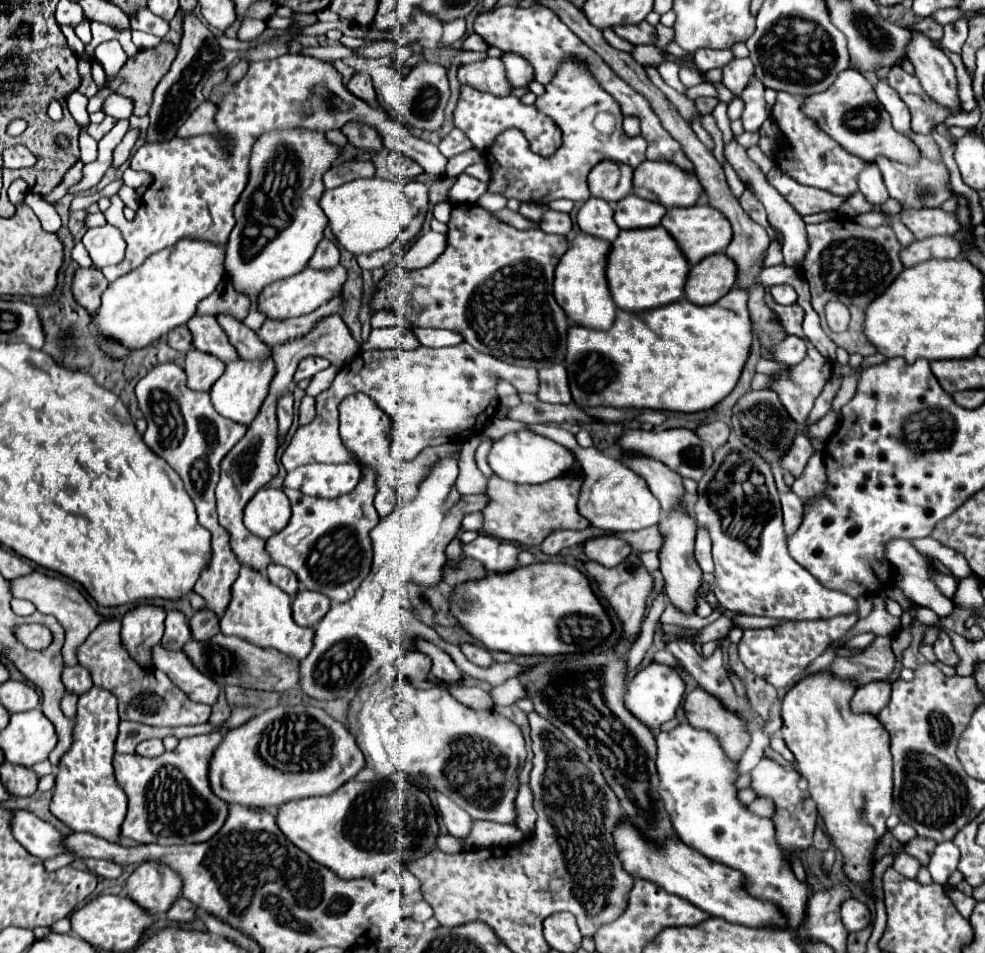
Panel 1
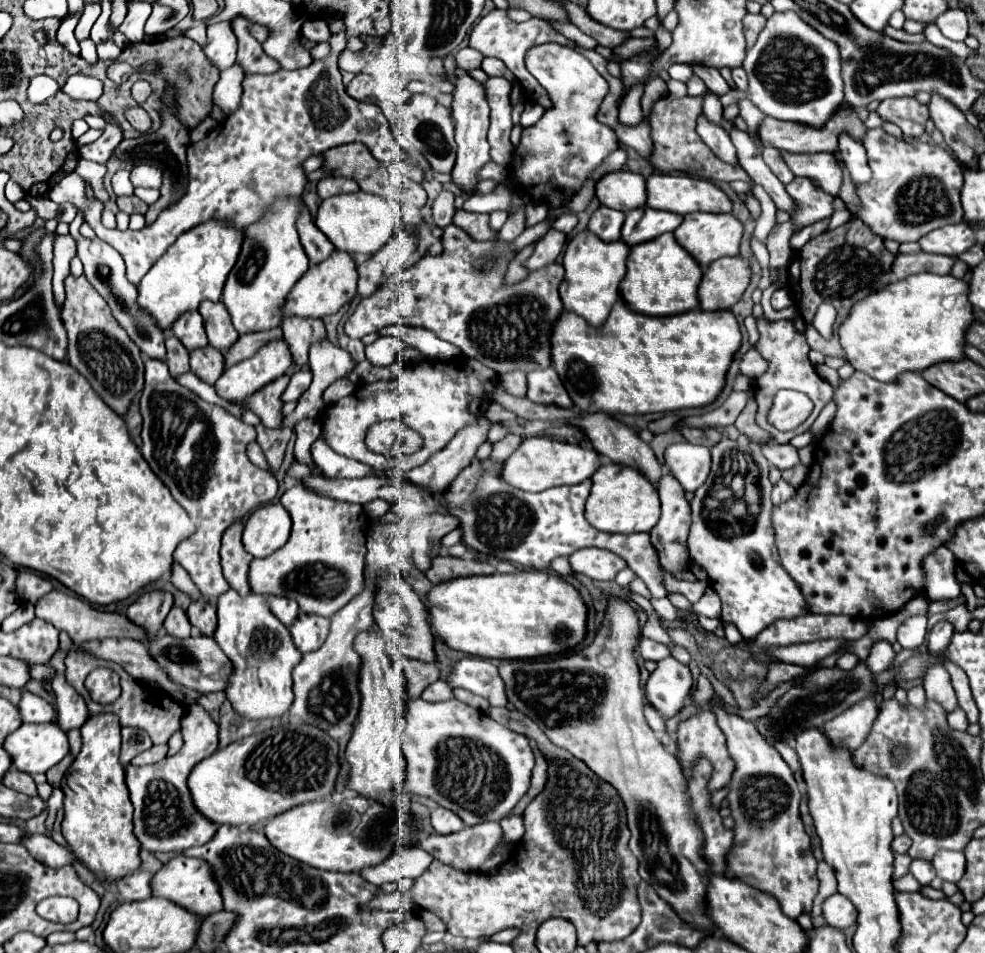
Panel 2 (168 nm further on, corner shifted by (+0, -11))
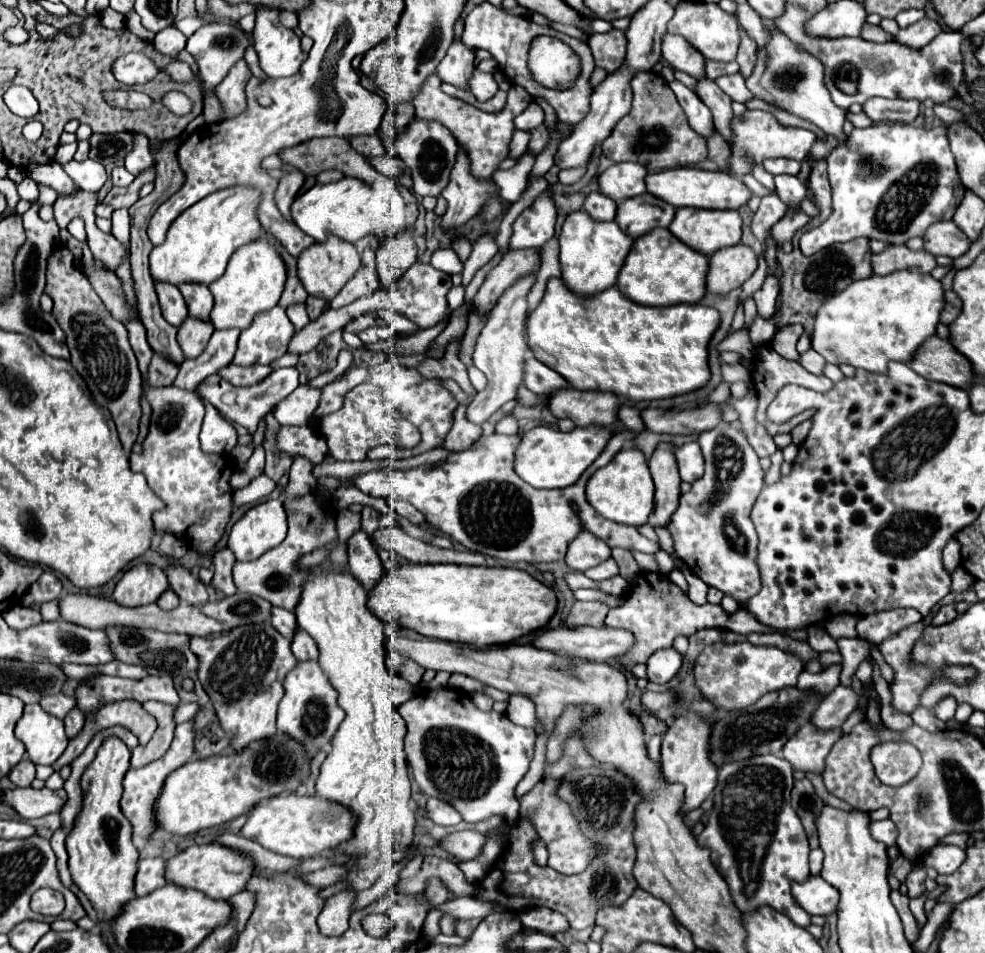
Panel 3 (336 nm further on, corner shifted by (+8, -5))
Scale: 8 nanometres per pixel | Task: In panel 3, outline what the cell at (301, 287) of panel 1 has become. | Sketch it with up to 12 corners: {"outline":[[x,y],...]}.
{"outline":[[336,236],[298,256],[310,296],[332,300],[358,268],[354,244]]}

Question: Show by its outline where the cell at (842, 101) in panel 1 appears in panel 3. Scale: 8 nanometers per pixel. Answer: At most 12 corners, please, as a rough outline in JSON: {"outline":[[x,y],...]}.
{"outline":[[764,110],[730,122],[730,172],[752,162],[804,162],[816,134],[786,128]]}

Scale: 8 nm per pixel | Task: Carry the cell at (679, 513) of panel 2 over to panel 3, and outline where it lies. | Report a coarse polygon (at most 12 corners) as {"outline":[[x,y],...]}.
{"outline":[[672,444],[650,458],[656,484],[650,526],[666,526],[678,508],[680,474]]}

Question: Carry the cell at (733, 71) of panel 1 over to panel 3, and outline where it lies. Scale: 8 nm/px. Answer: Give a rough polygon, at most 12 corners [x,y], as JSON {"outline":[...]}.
{"outline":[[682,36],[662,38],[662,56],[690,76],[704,76],[704,56]]}

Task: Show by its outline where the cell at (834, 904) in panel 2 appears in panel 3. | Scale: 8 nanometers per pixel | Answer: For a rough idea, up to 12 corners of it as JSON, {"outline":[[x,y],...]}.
{"outline":[[812,874],[792,882],[792,896],[808,914],[828,916],[836,888]]}

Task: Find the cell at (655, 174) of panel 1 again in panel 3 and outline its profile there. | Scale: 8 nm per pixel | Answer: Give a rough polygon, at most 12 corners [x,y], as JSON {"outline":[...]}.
{"outline":[[672,168],[646,176],[676,208],[738,210],[752,192],[728,172]]}

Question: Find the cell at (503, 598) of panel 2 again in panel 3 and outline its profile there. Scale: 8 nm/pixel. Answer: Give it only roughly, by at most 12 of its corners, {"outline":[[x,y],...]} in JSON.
{"outline":[[396,564],[370,612],[488,648],[548,624],[554,592],[516,568]]}

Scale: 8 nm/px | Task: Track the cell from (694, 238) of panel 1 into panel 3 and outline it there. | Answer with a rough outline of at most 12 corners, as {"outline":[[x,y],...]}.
{"outline":[[678,208],[670,232],[712,256],[740,242],[736,210]]}

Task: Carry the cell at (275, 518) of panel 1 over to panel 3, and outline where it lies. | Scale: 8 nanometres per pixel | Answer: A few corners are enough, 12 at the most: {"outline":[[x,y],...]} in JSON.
{"outline":[[280,500],[250,508],[230,530],[236,560],[256,560],[286,538]]}

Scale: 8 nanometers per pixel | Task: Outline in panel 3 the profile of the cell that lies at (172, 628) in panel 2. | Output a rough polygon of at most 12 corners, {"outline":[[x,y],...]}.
{"outline":[[170,588],[156,600],[162,610],[174,610],[180,602]]}

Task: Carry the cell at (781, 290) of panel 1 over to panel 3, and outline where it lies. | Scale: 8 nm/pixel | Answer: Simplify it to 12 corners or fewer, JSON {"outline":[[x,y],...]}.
{"outline":[[766,236],[768,274],[762,288],[754,292],[758,316],[774,316],[780,290],[776,278],[776,246]]}

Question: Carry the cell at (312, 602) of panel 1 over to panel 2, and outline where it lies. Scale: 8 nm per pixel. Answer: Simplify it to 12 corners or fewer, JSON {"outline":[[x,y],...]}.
{"outline":[[298,614],[290,634],[300,652],[322,646],[330,620]]}

